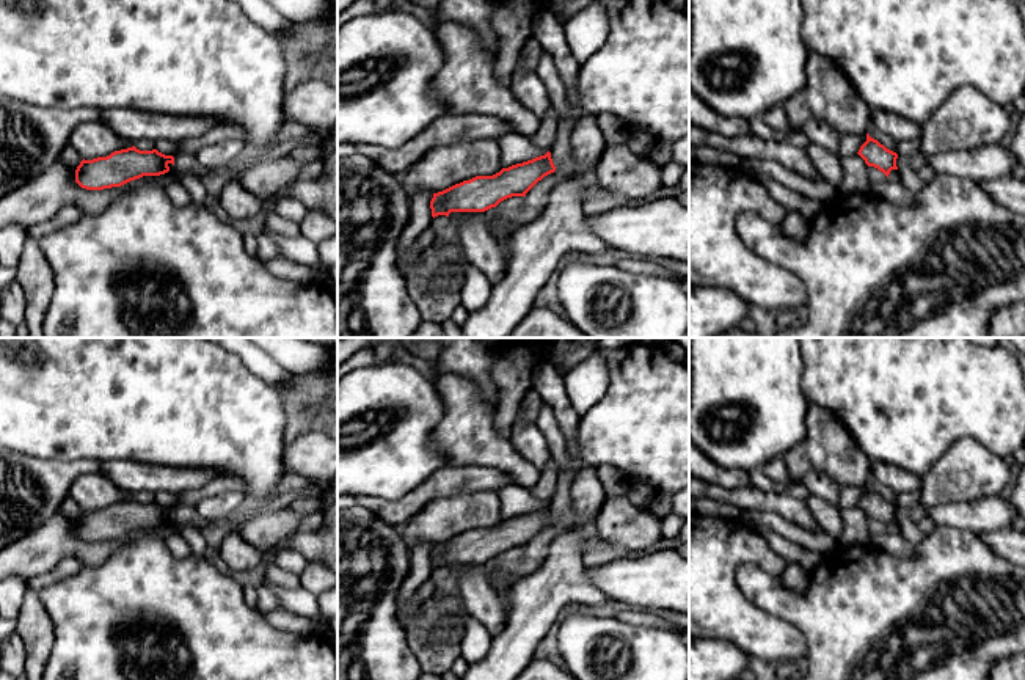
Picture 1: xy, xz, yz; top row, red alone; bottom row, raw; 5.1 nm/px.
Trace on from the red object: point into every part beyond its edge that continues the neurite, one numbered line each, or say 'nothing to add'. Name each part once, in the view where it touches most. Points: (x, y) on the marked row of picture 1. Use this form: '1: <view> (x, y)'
nothing to add

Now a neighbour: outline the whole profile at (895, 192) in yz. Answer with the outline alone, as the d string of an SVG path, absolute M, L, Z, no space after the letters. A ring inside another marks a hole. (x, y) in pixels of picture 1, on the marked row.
M892 170L888 182L873 187L871 193L898 206L915 206L915 195L912 195L899 181L898 170Z

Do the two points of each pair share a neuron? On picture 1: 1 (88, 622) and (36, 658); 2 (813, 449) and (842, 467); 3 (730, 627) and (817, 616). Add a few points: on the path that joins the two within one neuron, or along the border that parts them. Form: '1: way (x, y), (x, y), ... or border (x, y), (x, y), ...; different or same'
1: border (46, 610), (54, 630), (54, 649), (47, 663); different
2: way (820, 449), (824, 449), (835, 460); same
3: border (752, 602), (790, 621), (802, 633), (807, 649); different

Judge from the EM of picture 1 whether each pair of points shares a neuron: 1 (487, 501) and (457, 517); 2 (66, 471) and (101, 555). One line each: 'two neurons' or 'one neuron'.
1: one neuron
2: two neurons

